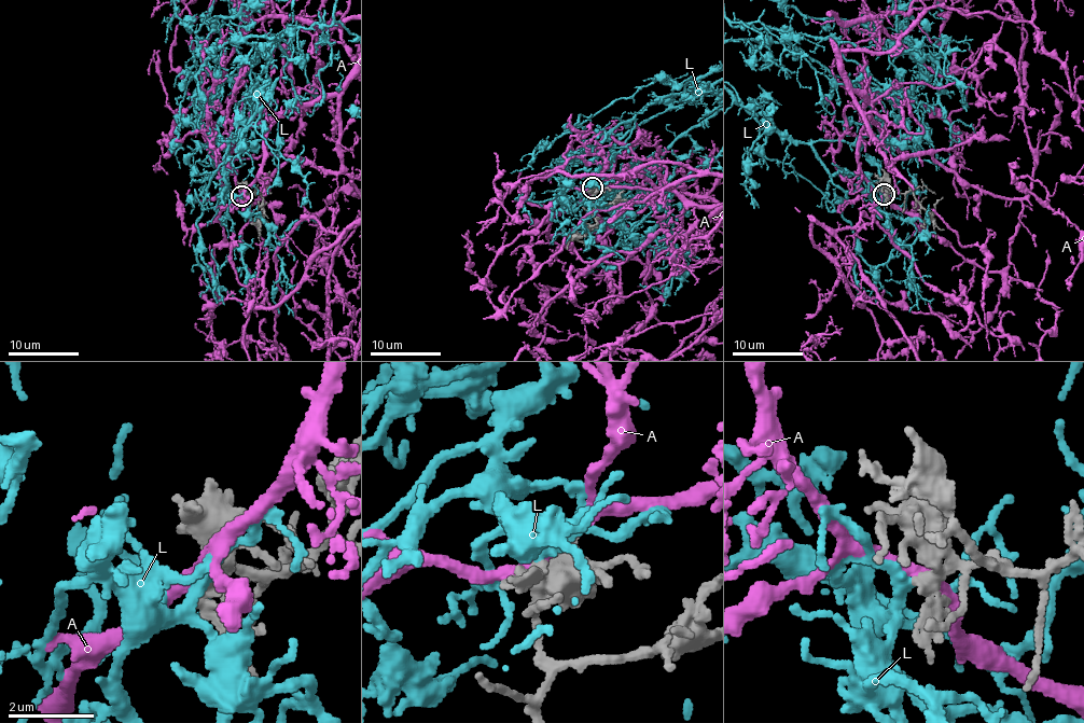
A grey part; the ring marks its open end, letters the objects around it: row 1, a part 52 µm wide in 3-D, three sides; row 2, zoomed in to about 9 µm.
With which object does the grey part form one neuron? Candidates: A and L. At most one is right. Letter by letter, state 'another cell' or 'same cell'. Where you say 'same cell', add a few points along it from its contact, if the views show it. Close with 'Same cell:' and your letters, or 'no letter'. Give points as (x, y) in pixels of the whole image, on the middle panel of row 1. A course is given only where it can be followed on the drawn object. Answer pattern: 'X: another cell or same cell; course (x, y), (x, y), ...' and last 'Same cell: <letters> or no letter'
A: another cell
L: same cell
Same cell: L

